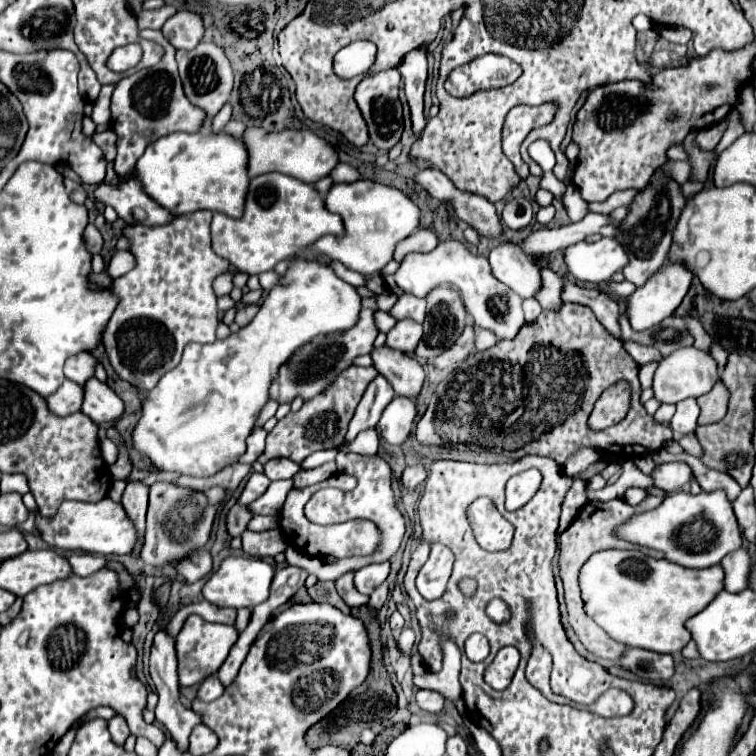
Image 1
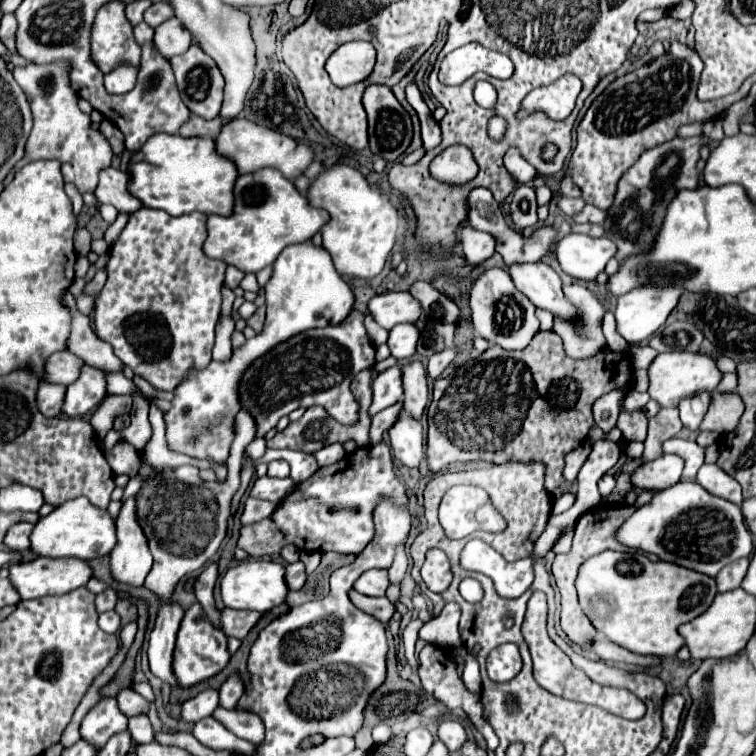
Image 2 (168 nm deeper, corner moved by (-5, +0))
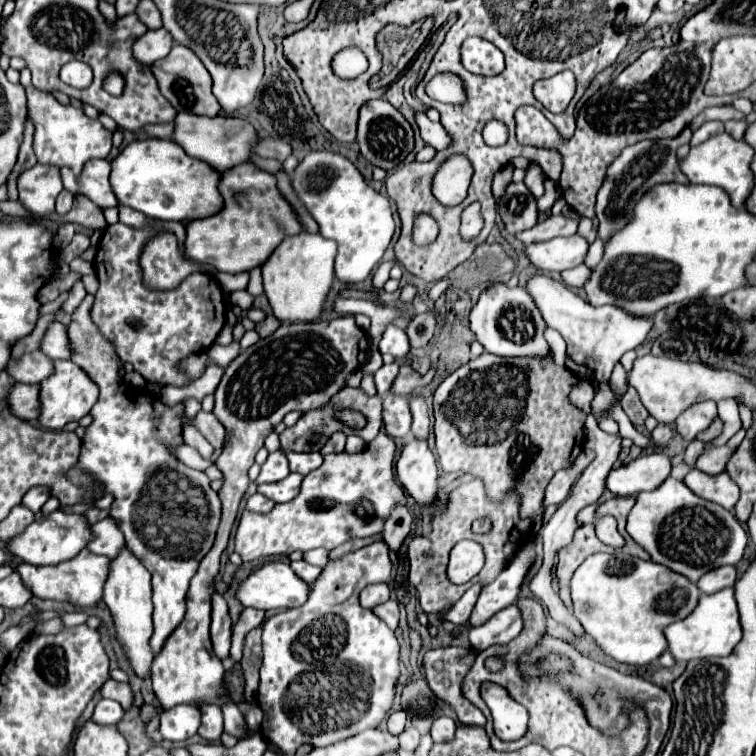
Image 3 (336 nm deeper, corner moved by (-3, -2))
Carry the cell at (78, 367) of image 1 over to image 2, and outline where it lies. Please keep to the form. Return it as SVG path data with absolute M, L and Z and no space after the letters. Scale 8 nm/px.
M56 352L54 356L48 358L46 362L46 382L52 384L72 384L78 380L80 370L82 370L82 360L72 354L72 352Z

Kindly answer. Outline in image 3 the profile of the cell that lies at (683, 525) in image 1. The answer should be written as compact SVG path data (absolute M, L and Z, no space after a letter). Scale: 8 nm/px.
M668 476L656 490L640 492L636 496L636 504L626 518L626 530L654 562L668 566L692 582L712 568L738 564L748 542L746 532L732 512L720 504L698 498L688 486L684 486L684 482L672 476Z

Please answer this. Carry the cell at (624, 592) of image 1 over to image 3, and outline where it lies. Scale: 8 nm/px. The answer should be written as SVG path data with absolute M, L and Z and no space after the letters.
M592 554L576 568L570 580L570 596L574 616L606 656L622 664L646 666L666 650L664 628L676 620L686 618L696 608L700 590L682 574L676 574L652 560L640 560L628 554Z

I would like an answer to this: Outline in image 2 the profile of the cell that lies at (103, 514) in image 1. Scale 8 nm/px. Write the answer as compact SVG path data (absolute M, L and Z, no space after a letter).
M80 496L64 502L62 506L54 508L54 512L40 518L38 524L34 526L30 542L32 542L30 548L38 556L52 556L52 558L74 556L74 558L90 560L110 554L118 540L116 540L116 524L114 518L108 514L108 510L102 510L94 506L90 500Z

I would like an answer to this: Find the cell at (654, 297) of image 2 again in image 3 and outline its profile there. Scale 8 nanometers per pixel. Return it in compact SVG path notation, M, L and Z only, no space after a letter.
M544 274L528 280L526 288L528 292L532 292L532 298L540 308L546 324L550 328L556 328L566 340L570 360L574 360L580 366L586 366L598 382L606 382L622 354L640 346L652 328L652 320L632 318L630 314L624 314L624 310L616 310L616 306L596 308L564 284L560 284L558 280L548 278Z

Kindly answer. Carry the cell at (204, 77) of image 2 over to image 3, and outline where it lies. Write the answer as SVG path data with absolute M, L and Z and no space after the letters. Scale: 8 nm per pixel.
M174 44L166 58L152 64L152 74L158 80L162 96L176 110L184 110L184 112L192 112L192 114L200 114L200 116L218 116L222 112L220 104L216 102L216 98L212 94L212 80L210 80L208 70L200 62L200 58L186 46Z

